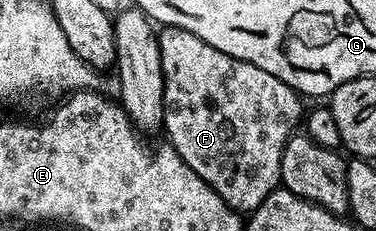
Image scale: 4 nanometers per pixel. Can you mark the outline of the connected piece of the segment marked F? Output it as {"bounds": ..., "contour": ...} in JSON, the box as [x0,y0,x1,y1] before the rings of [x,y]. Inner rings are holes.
{"bounds":[157,26,305,214],"contour":[[[163,26],[157,35],[165,78],[163,132],[166,139],[184,162],[214,192],[221,194],[229,207],[240,214],[254,212],[271,192],[280,187],[281,154],[305,116],[300,93],[281,82],[281,78],[273,78],[273,74],[261,70],[261,66],[233,58],[209,46],[209,42],[197,38],[197,34],[189,34],[189,30]]]}

